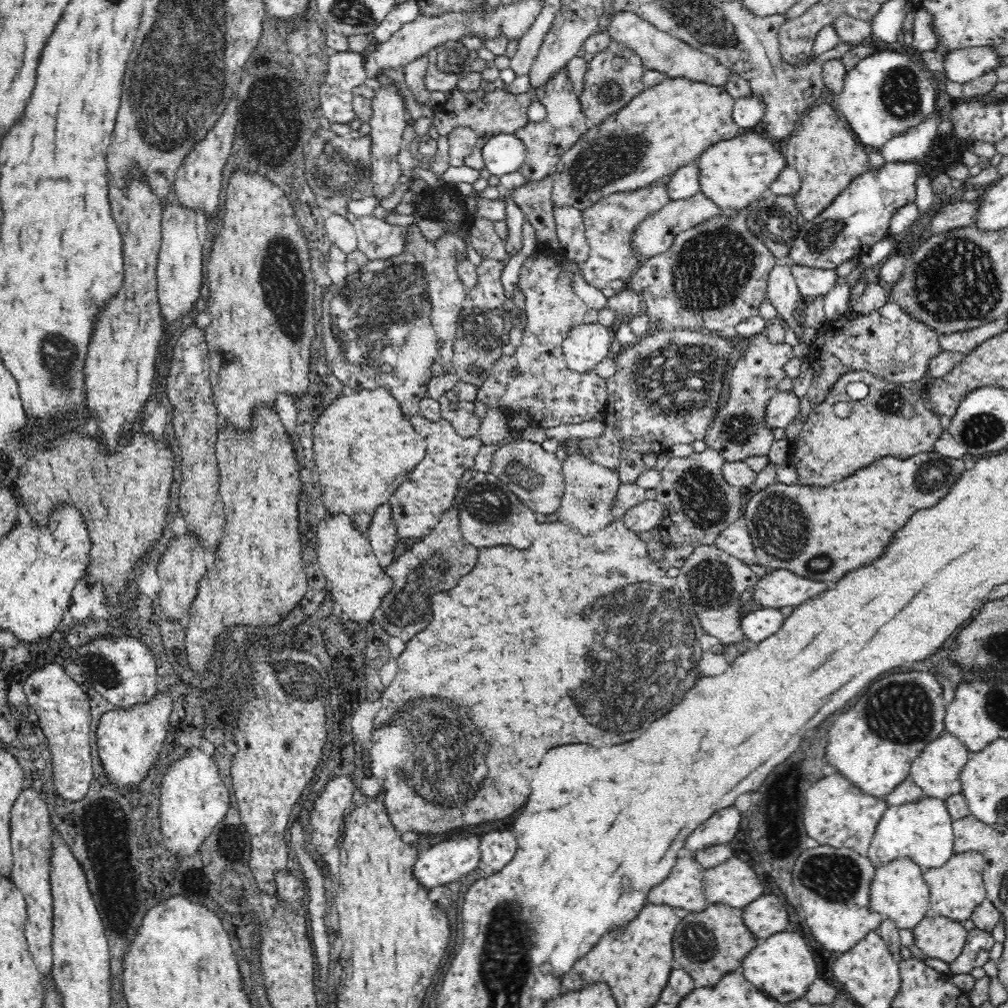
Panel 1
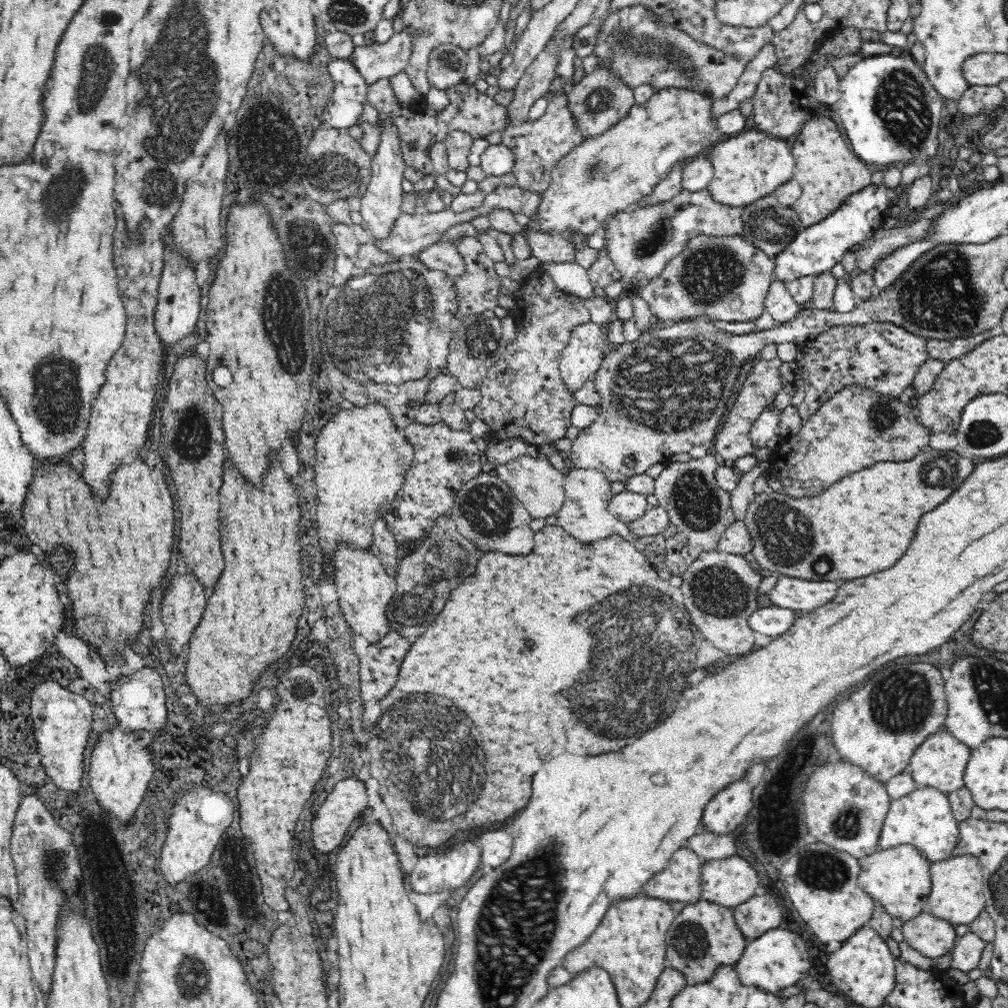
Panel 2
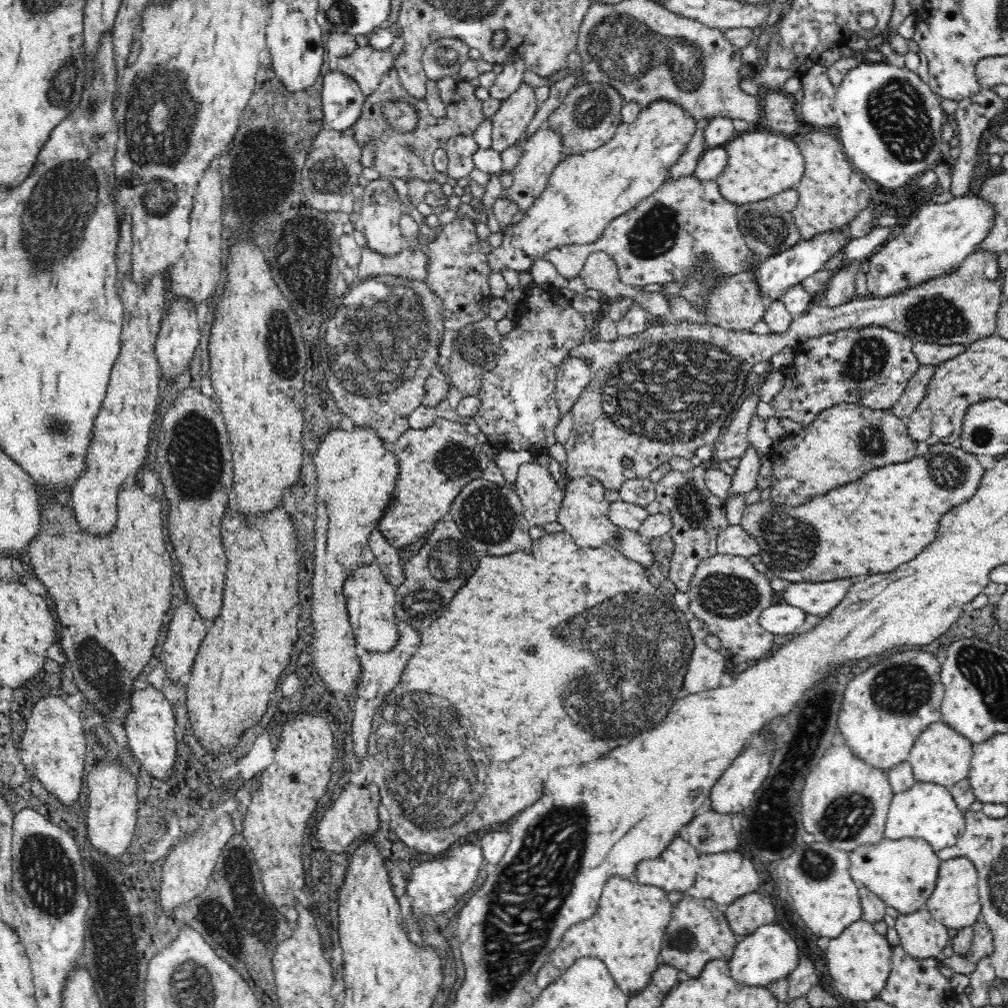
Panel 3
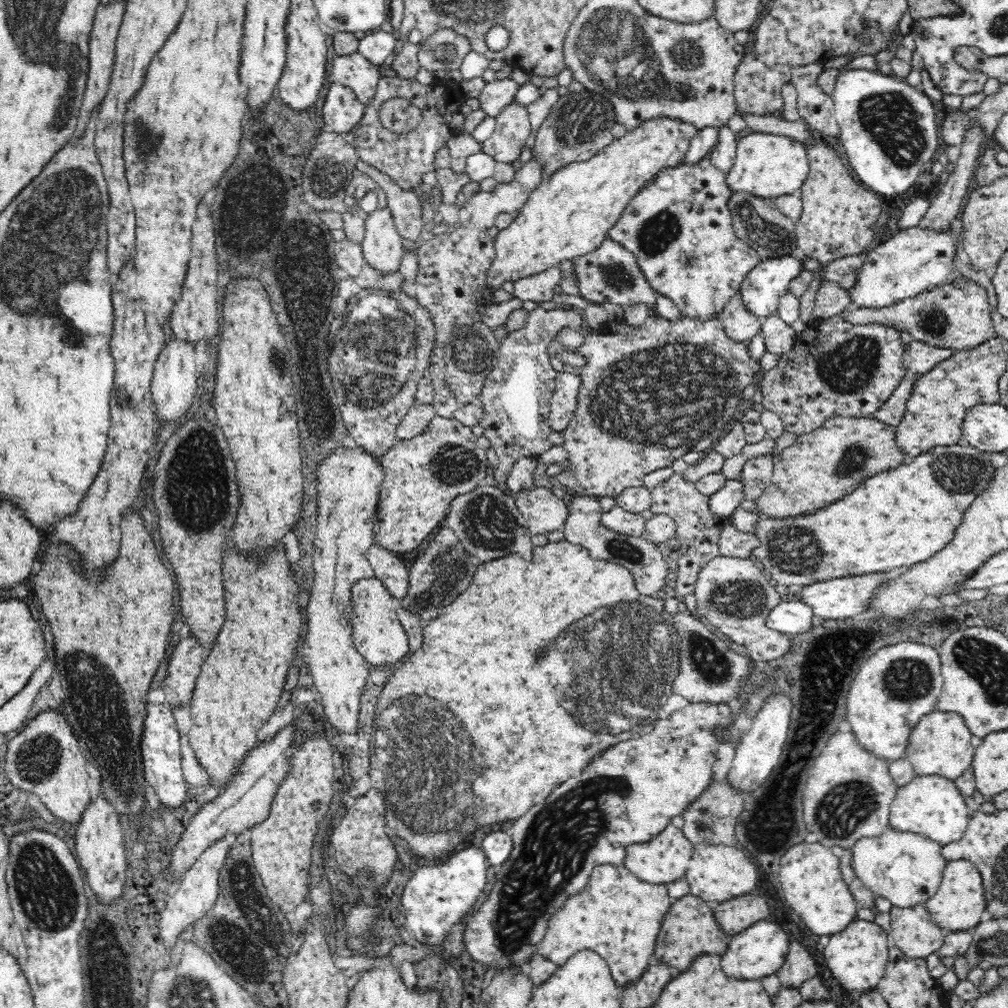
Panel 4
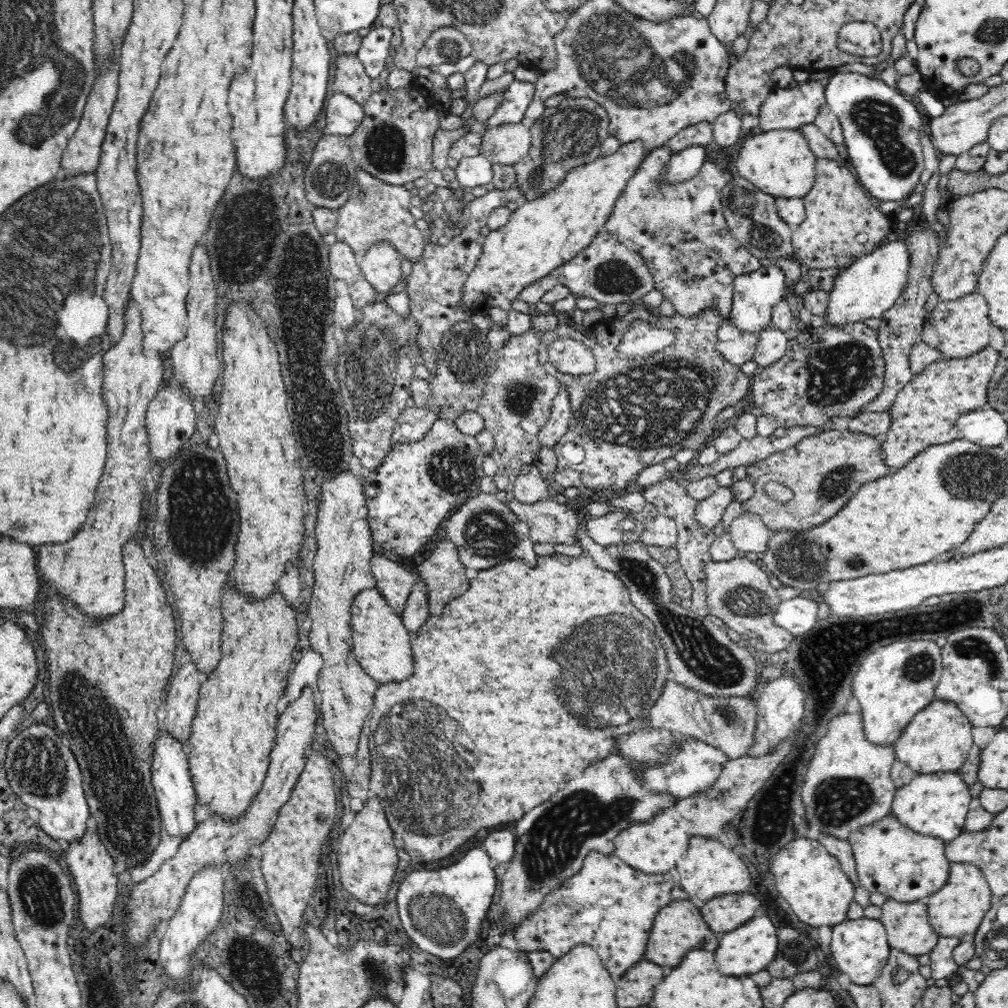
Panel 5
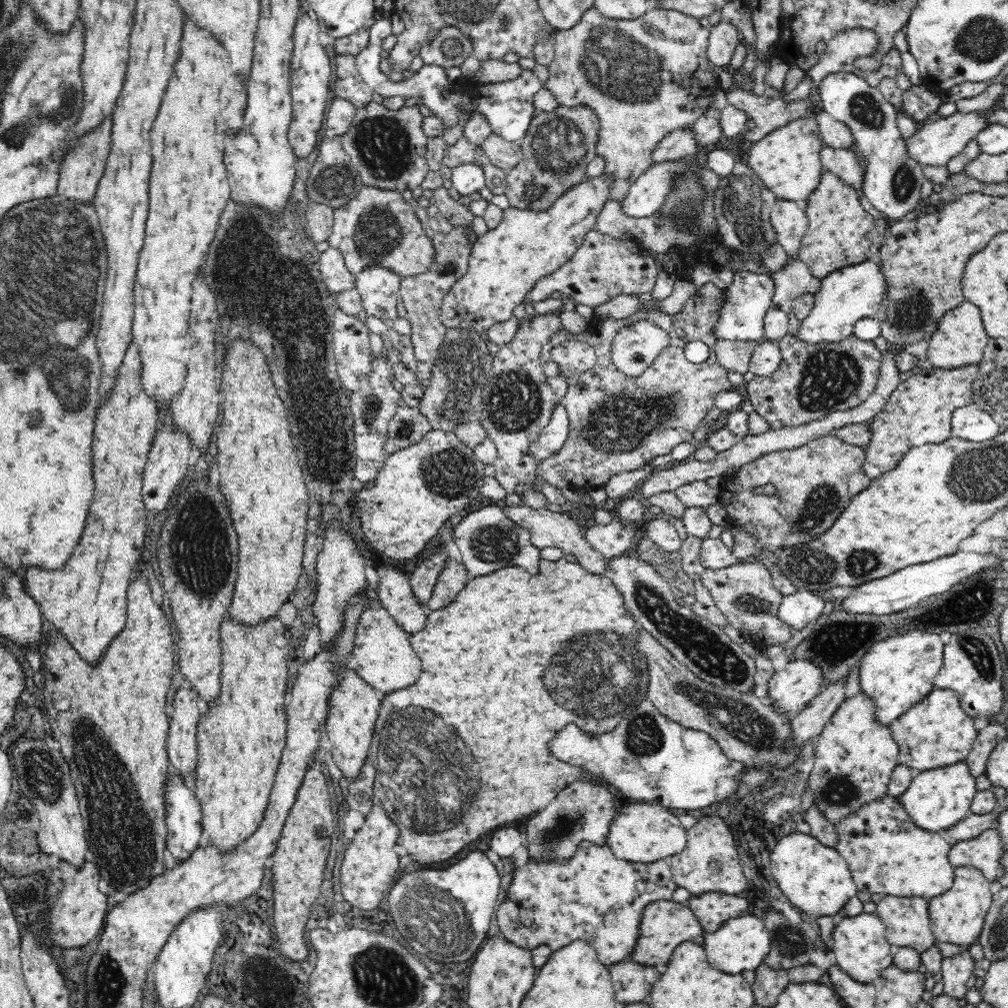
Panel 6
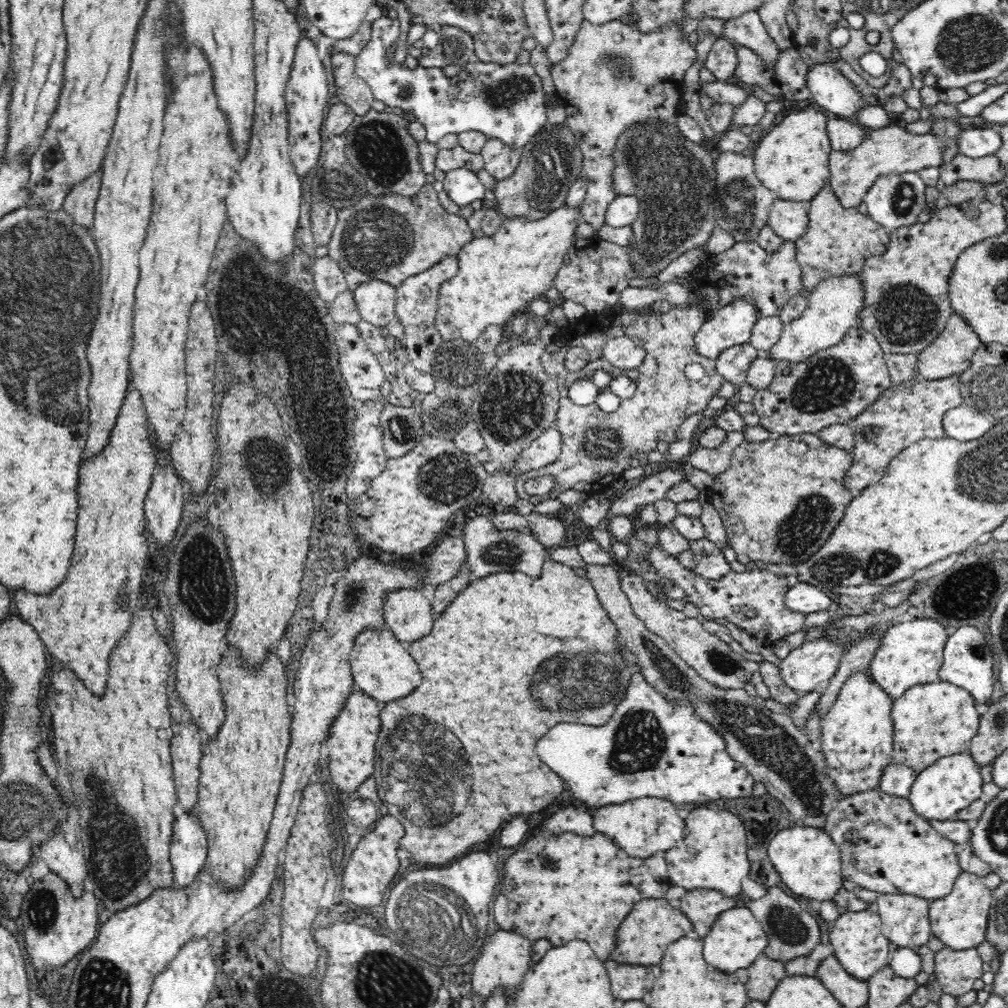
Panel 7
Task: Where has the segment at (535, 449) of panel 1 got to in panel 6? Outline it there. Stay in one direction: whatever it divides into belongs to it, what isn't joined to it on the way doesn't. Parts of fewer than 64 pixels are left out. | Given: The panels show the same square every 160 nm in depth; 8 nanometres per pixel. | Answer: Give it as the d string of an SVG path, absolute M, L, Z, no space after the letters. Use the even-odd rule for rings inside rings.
M508 506L503 508L504 514L508 515L508 518L512 519L517 525L527 528L531 531L531 542L534 546L542 549L546 546L554 546L554 548L560 548L565 553L574 554L577 561L584 567L584 569L592 571L592 573L604 573L605 572L605 559L602 553L594 549L588 539L584 537L584 534L580 532L580 524L576 518L576 512L571 508L554 508L544 507L533 509L529 506Z

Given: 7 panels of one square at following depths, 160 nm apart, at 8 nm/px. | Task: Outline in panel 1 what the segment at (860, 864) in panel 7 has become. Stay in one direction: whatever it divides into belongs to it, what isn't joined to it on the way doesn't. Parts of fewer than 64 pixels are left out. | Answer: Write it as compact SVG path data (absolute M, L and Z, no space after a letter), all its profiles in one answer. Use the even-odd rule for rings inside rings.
M900 858L886 866L876 867L876 878L872 882L869 909L872 913L878 913L883 919L895 922L900 930L914 930L924 917L930 915L929 888L923 879L923 870L908 858Z

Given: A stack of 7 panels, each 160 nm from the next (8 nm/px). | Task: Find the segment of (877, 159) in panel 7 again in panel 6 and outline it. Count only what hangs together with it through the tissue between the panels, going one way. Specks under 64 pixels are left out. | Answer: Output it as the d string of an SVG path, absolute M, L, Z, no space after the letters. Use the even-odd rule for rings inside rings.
M1004 94L998 96L990 108L985 110L974 110L974 112L959 112L940 118L934 118L932 122L923 122L918 124L918 129L914 135L907 139L908 150L911 151L911 155L916 157L916 161L920 161L922 166L942 166L947 162L964 152L965 148L970 142L976 141L976 136L979 132L982 132L984 128L990 126L990 114L994 110L1004 109ZM823 144L820 147L820 158L826 168L839 174L848 184L854 185L856 190L862 189L864 169L852 148L832 148Z

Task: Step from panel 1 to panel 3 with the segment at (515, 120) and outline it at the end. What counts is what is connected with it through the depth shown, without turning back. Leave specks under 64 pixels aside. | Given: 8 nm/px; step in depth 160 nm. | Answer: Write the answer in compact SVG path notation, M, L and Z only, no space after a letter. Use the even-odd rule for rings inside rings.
M395 68L384 74L374 92L365 96L360 118L351 126L350 133L361 146L369 143L376 148L373 167L380 175L403 180L420 178L424 182L431 179L432 184L435 172L433 152L450 137L459 134L472 135L478 126L482 126L488 120L489 116L484 111L483 102L476 98L474 89L470 87L467 80L455 77L444 78L444 80L438 80L436 86L446 108L446 115L440 118L430 114L424 100L414 98L405 90ZM393 101L403 102L415 110L417 121L413 129L400 131L386 121L384 106Z

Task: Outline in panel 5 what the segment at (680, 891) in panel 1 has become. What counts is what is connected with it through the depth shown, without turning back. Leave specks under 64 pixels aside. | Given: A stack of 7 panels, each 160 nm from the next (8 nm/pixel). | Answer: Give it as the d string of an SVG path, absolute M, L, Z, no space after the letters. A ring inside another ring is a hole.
M668 811L659 814L654 821L647 825L635 825L619 832L615 838L615 855L634 870L644 874L668 874L676 866L682 864L686 850L690 845L690 837L684 826L674 818L668 816Z

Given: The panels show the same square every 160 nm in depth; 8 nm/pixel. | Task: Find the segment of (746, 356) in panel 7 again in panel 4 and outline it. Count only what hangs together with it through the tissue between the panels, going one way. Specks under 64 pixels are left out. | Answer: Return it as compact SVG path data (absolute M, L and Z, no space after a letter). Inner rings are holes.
M740 290L732 294L716 318L724 325L726 334L739 342L750 343L754 335L761 332L763 319L748 312Z

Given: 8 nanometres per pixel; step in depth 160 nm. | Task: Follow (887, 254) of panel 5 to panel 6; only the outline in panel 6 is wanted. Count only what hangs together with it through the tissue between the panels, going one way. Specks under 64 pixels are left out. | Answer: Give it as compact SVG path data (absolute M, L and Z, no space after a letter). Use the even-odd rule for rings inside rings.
M864 259L828 274L820 290L814 294L814 308L796 332L795 337L808 343L841 342L852 335L858 320L875 318L879 309L888 301L888 278L882 262Z

